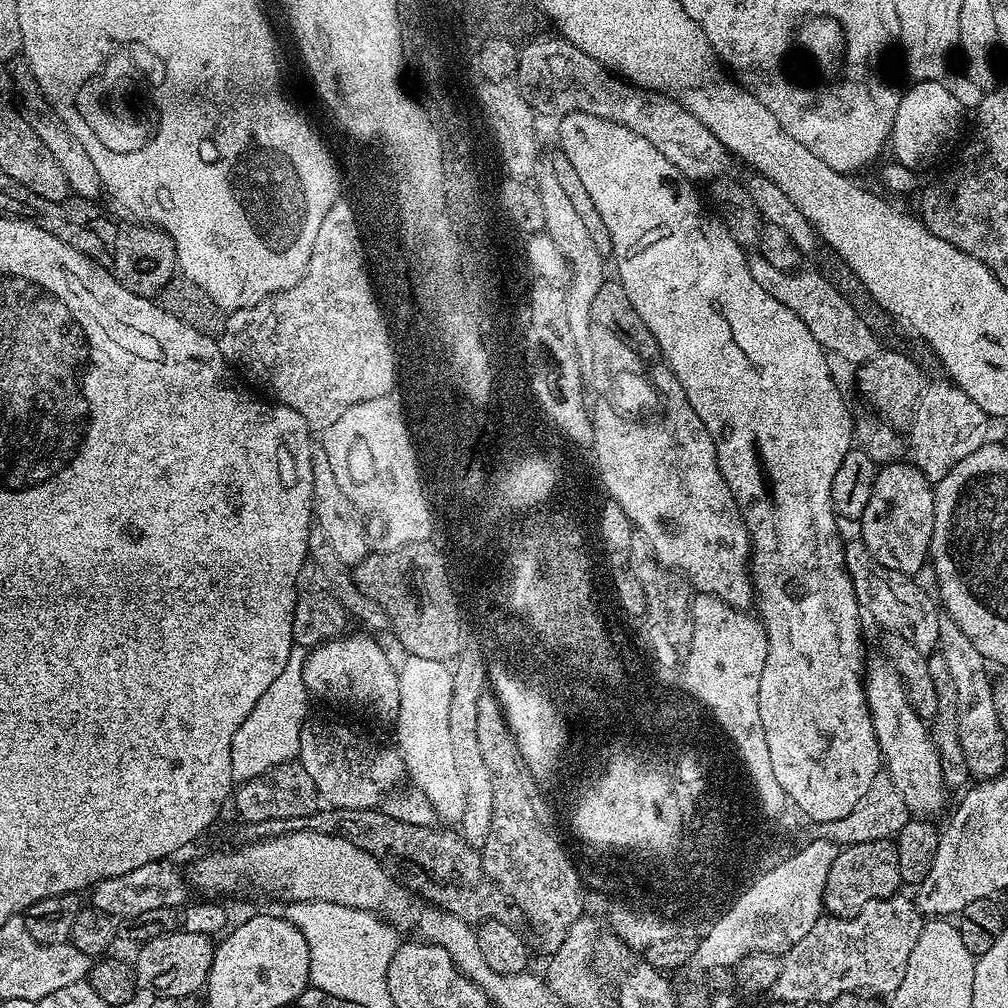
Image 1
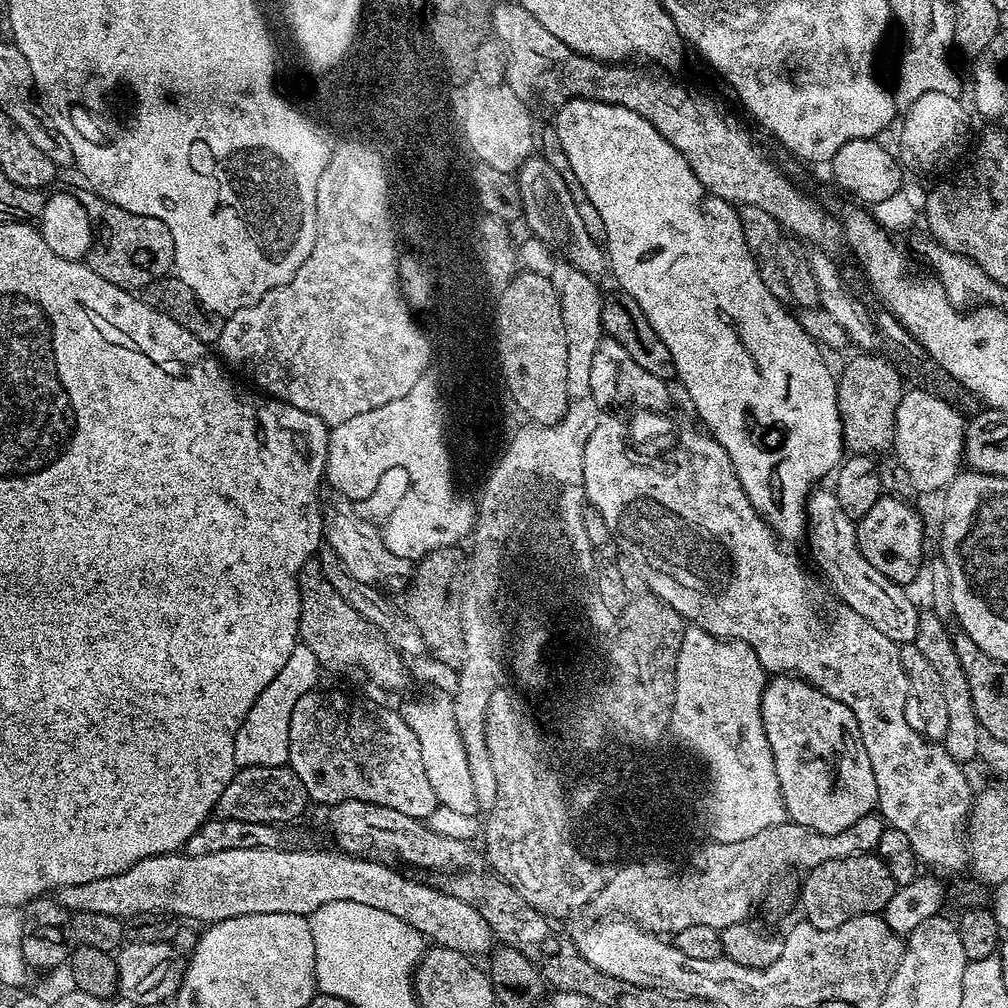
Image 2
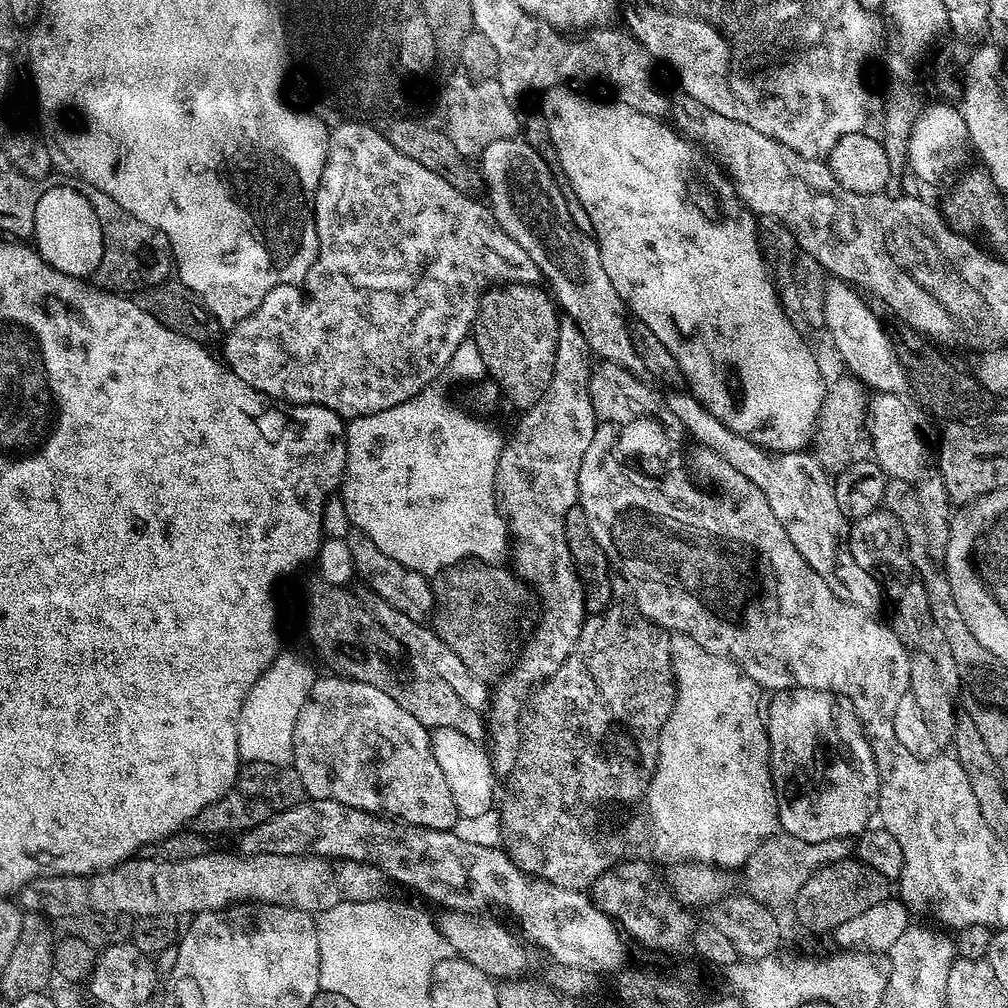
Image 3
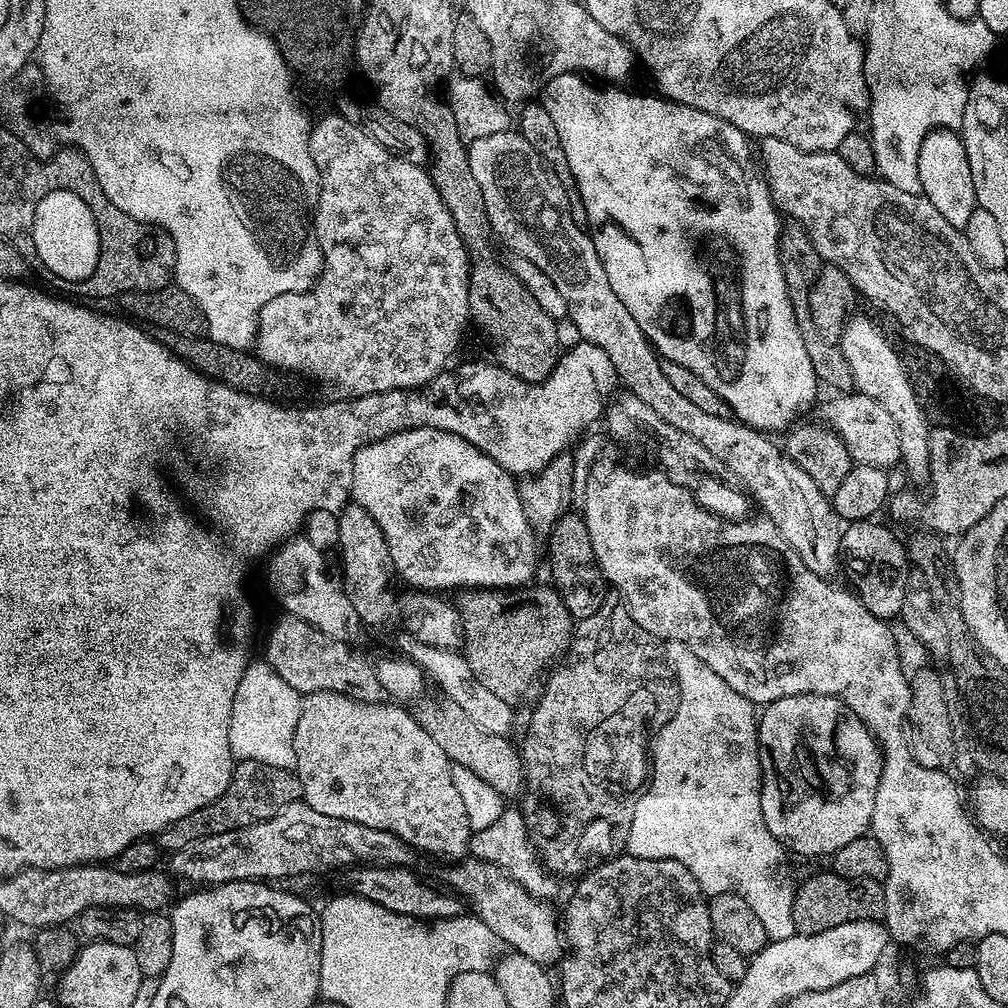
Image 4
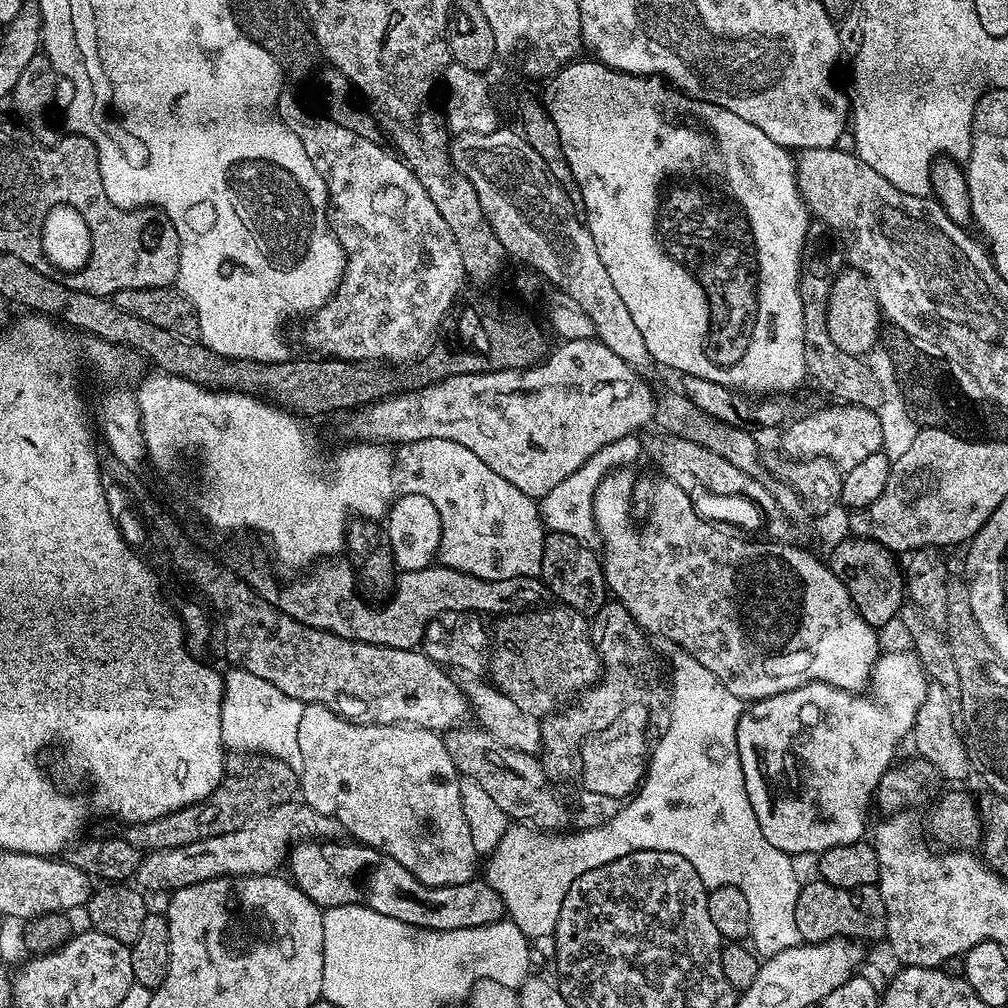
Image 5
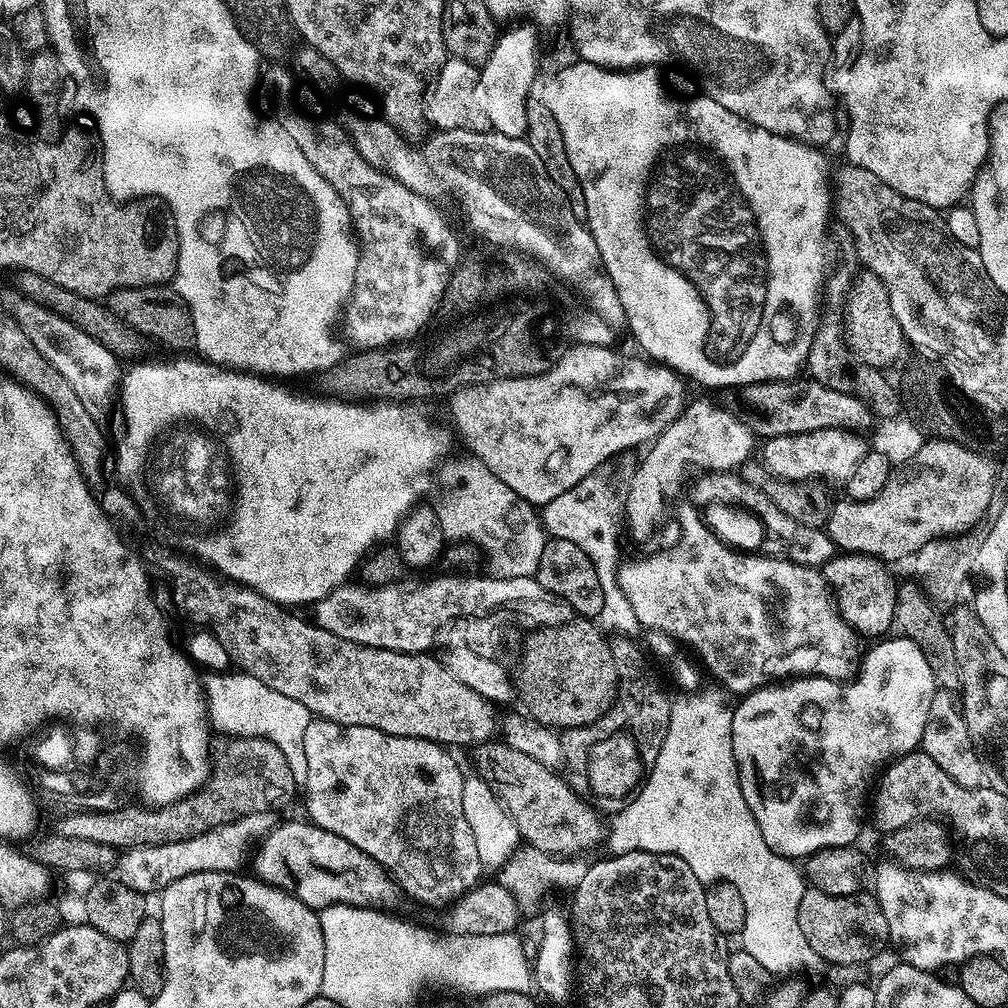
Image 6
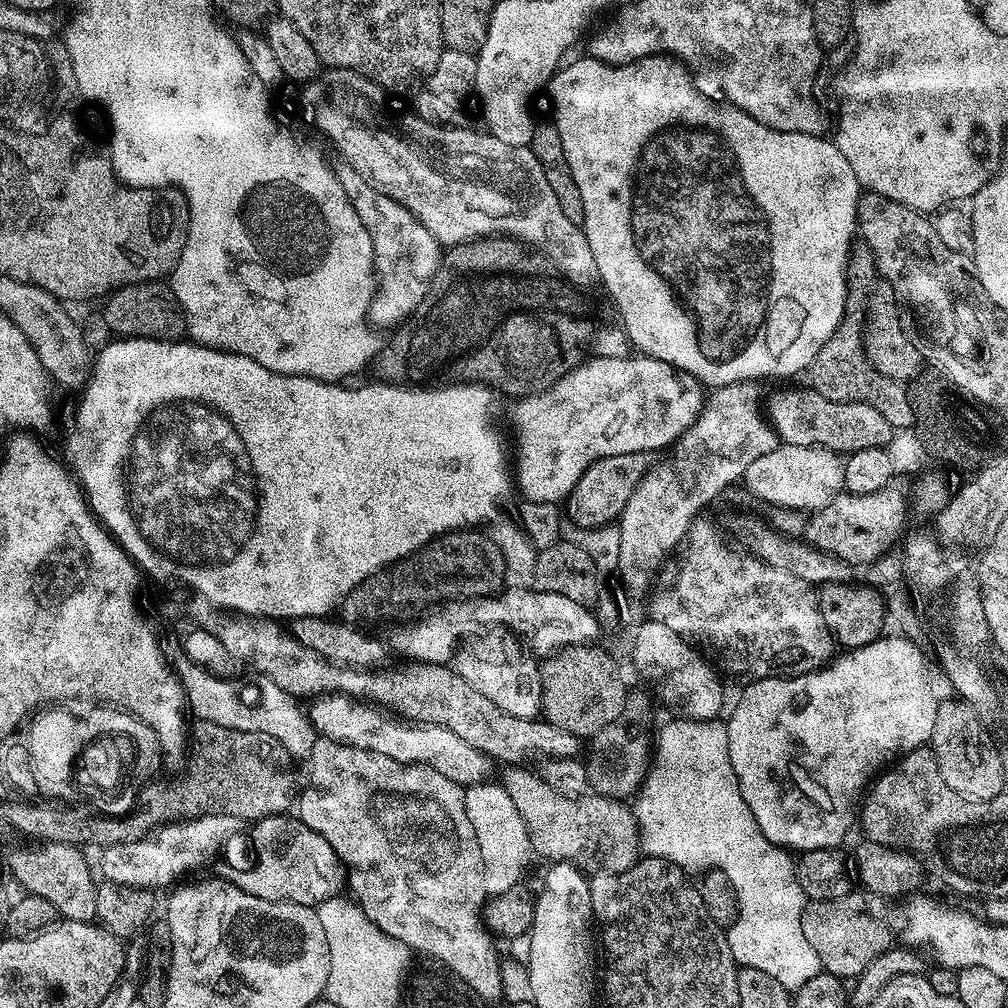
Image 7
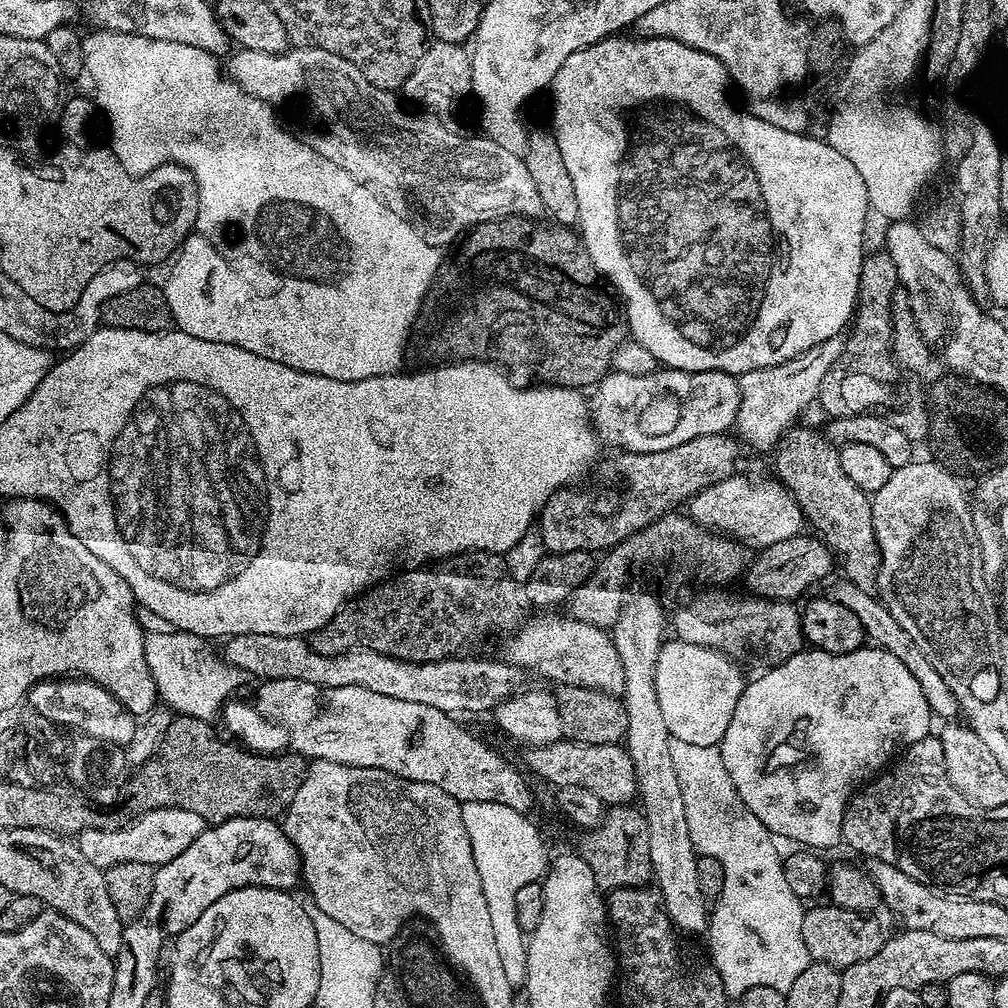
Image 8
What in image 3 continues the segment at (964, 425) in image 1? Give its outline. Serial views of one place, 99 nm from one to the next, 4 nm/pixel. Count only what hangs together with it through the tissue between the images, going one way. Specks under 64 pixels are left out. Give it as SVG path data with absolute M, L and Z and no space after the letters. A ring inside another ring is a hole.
M899 392L877 395L870 408L871 455L889 477L913 485L928 472L928 448L920 433L920 412L921 405L911 395Z

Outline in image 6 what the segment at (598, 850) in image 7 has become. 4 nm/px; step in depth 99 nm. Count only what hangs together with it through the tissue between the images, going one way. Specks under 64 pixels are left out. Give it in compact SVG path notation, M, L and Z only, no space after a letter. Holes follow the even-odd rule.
M508 742L496 743L479 745L477 752L480 753L476 756L477 762L480 763L478 774L495 790L496 796L504 804L504 809L514 818L520 831L520 839L527 847L549 852L551 856L572 858L577 855L575 852L584 852L587 848L594 847L603 836L605 839L606 824L605 821L604 824L600 821L601 813L584 797L578 795L567 779L556 776L558 774L536 762L529 754L512 748Z

